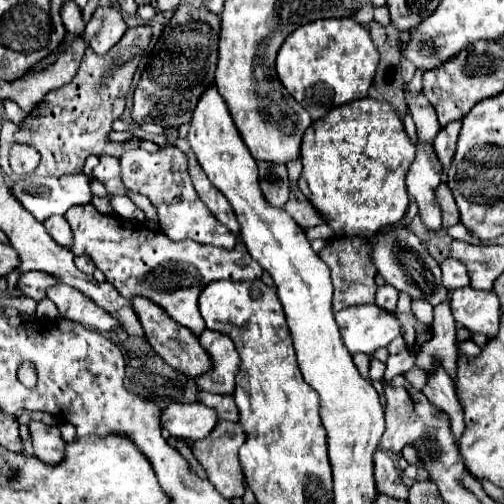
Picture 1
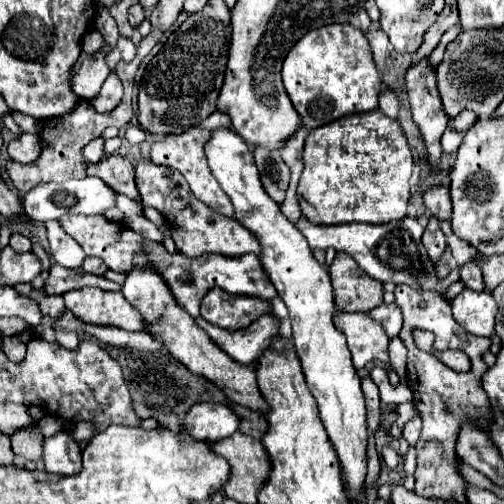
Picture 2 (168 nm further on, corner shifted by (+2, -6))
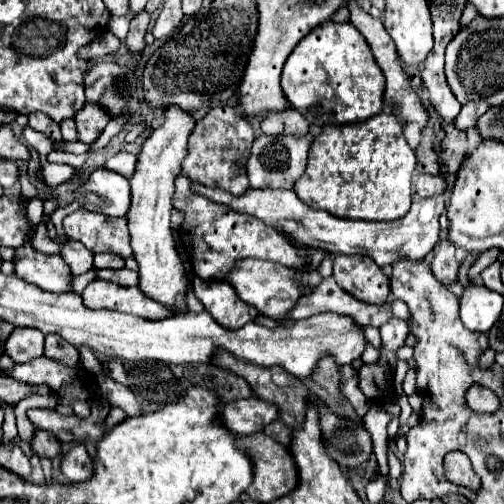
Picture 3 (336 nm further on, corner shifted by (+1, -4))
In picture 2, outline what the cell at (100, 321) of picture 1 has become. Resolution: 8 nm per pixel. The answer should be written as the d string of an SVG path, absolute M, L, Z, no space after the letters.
M80 288L64 294L66 308L82 320L94 320L94 324L118 324L118 328L142 330L142 314L130 306L122 292L104 292L100 288Z

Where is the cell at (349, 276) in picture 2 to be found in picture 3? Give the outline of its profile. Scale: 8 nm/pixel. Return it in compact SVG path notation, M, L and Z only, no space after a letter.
M335 256L333 276L343 290L363 302L383 304L389 298L389 278L367 256Z

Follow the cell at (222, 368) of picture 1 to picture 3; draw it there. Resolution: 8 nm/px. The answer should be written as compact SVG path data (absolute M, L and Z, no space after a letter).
M333 276L323 278L323 282L311 294L301 296L295 308L289 310L287 320L303 320L321 312L335 312L335 314L351 316L361 326L369 326L369 324L381 326L393 316L389 304L383 304L383 306L365 304L353 298L351 294L347 294L345 290L341 290L337 282L333 280Z

